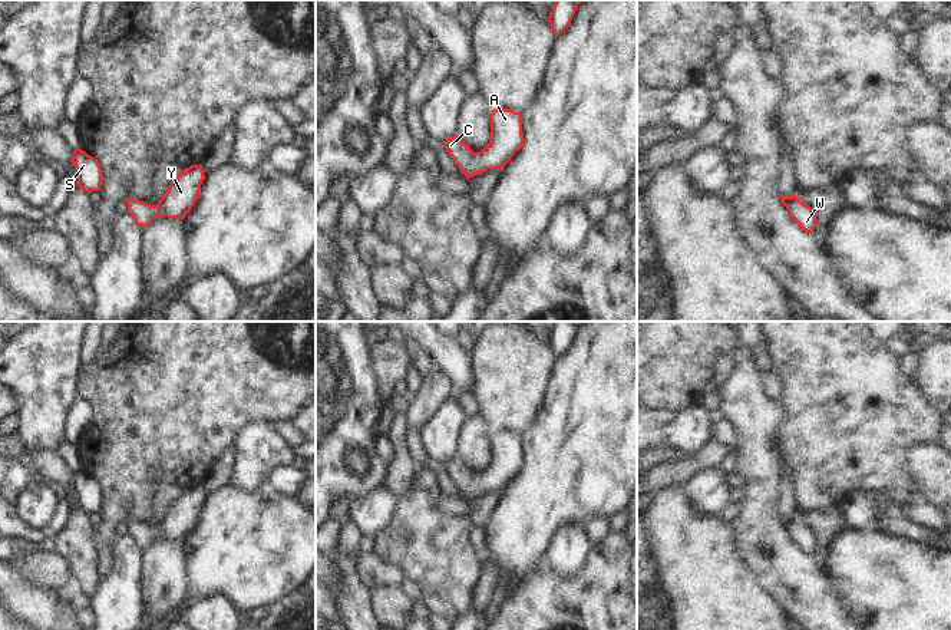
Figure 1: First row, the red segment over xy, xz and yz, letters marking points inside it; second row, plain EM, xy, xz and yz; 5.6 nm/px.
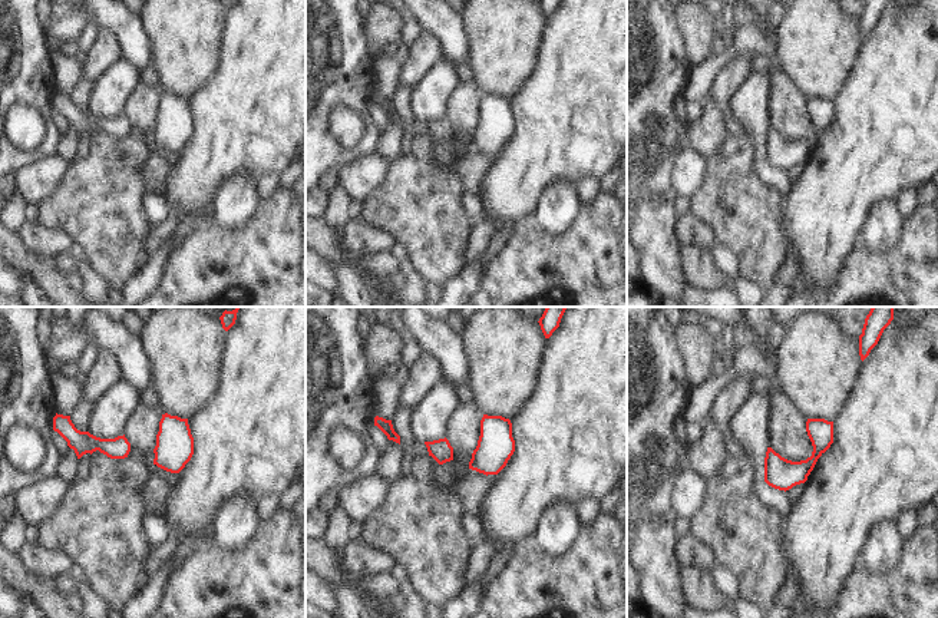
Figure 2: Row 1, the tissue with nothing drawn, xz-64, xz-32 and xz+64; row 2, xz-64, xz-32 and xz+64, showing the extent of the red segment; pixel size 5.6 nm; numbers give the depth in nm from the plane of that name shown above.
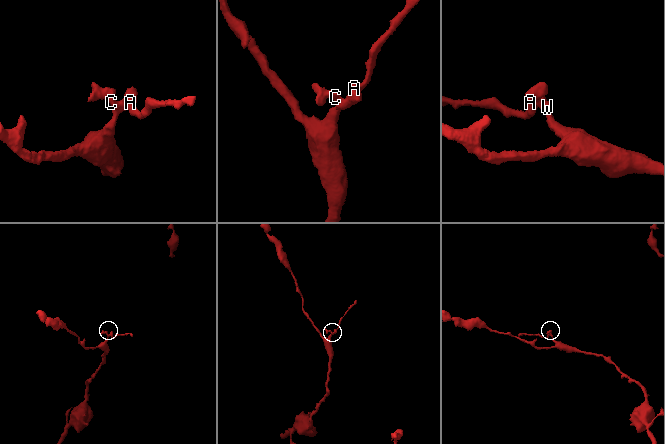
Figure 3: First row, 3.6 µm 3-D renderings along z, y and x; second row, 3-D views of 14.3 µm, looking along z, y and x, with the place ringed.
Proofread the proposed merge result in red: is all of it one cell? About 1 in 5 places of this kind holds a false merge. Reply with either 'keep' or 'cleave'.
keep

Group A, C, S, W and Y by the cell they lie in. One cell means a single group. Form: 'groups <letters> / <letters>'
groups A C S W Y

